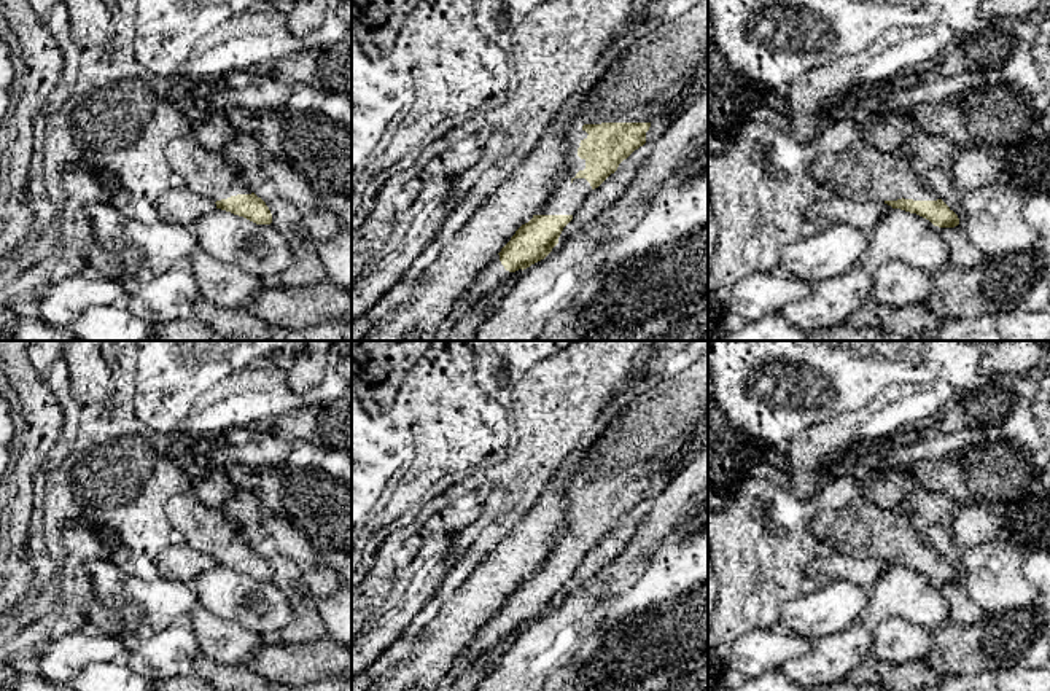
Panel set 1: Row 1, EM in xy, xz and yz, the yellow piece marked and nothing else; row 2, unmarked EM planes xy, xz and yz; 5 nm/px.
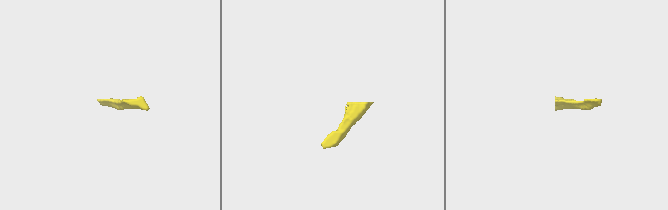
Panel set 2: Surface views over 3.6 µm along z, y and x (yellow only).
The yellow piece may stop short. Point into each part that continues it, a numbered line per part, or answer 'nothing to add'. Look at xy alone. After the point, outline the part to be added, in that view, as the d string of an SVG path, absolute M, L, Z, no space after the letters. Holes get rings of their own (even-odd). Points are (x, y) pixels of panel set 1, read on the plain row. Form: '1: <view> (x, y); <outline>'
1: xy (204, 527); M194 492L169 498L165 516L172 529L183 535L186 545L213 559L253 549L218 506L202 503Z

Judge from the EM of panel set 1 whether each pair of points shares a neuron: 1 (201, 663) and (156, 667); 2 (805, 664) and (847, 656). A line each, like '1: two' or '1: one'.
1: two
2: one

